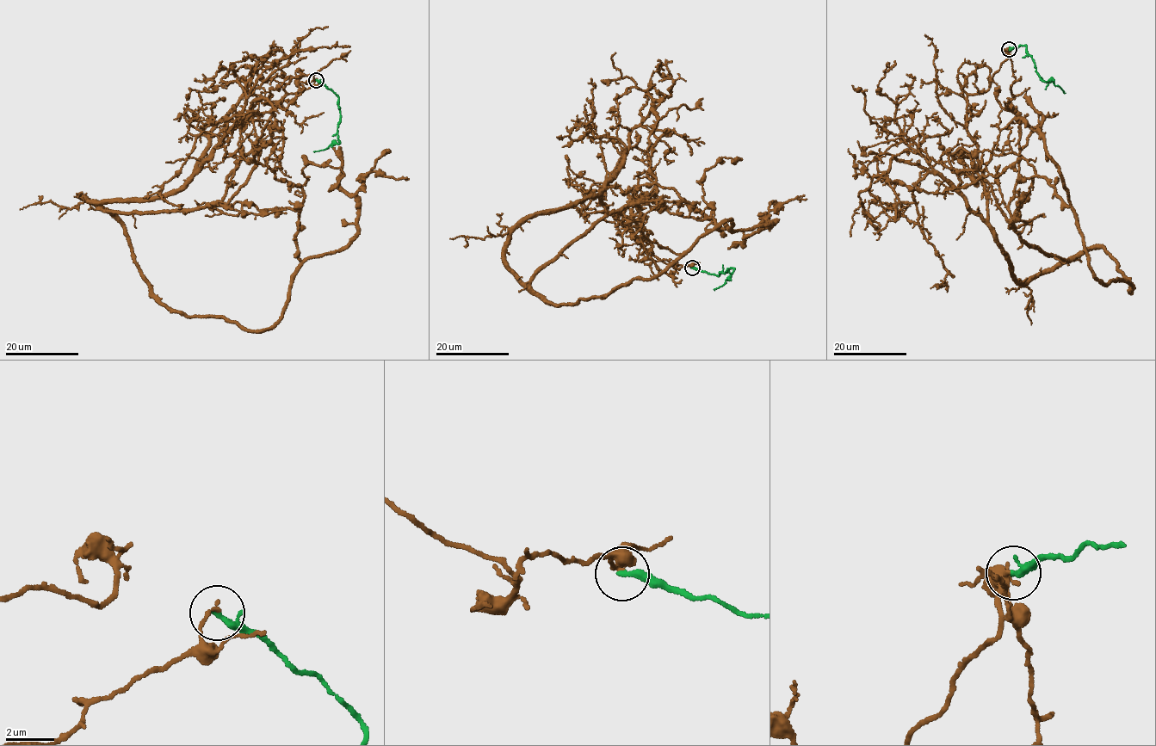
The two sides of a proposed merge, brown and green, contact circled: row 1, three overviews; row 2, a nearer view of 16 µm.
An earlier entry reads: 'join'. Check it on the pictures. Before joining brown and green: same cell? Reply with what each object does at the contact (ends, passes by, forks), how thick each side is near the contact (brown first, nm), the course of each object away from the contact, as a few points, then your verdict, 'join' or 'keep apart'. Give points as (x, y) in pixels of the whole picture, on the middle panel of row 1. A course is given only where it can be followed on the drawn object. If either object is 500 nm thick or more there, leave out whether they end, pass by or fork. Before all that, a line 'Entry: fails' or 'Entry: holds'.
Entry: fails
brown ends | green passes by | 160/190 nm | brown via (692, 268), (645, 264), (602, 200), (654, 101), (657, 183), (720, 229), (770, 226), (767, 212), (806, 199) | green via (692, 268), (720, 275), (720, 272), (726, 273), (727, 268), (733, 269), (725, 283), (714, 289) | keep apart

